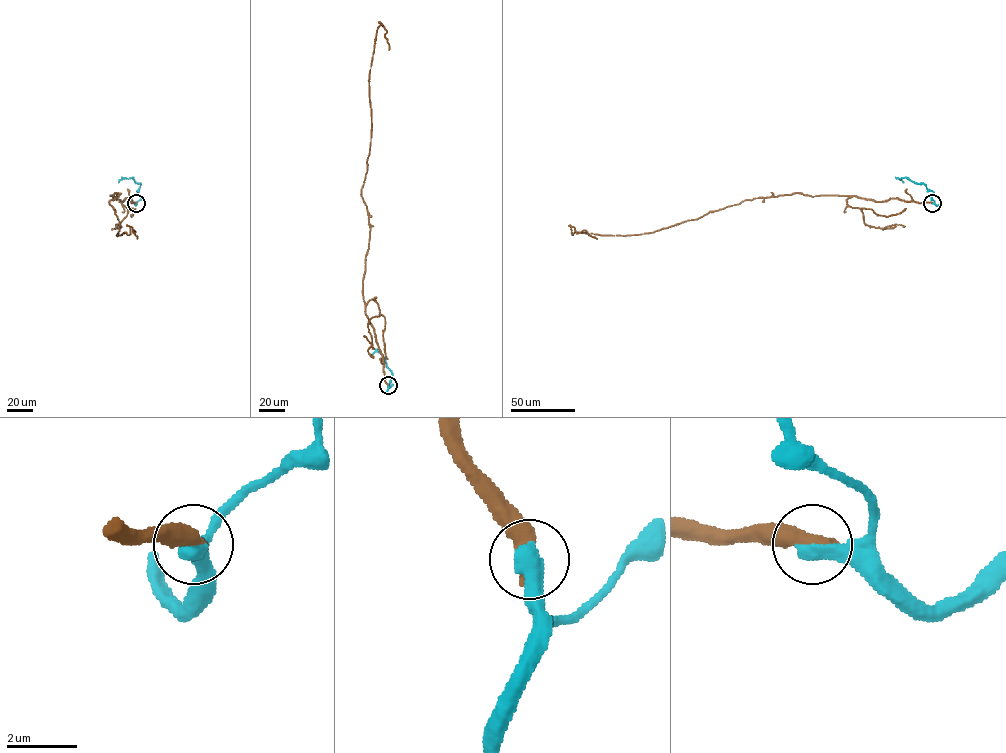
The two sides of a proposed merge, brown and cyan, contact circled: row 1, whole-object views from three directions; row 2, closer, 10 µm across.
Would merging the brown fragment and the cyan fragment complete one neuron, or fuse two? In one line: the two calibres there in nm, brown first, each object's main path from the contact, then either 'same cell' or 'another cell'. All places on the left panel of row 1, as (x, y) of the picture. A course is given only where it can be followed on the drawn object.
550 nm thick on the brown side, 550 nm on the other; brown runs (136, 203), (110, 195), (115, 193), (109, 204), (119, 220), (117, 236), (130, 234), (132, 227), (137, 239); cyan runs (136, 203), (140, 198), (137, 191), (140, 183), (132, 177), (118, 183); same cell

